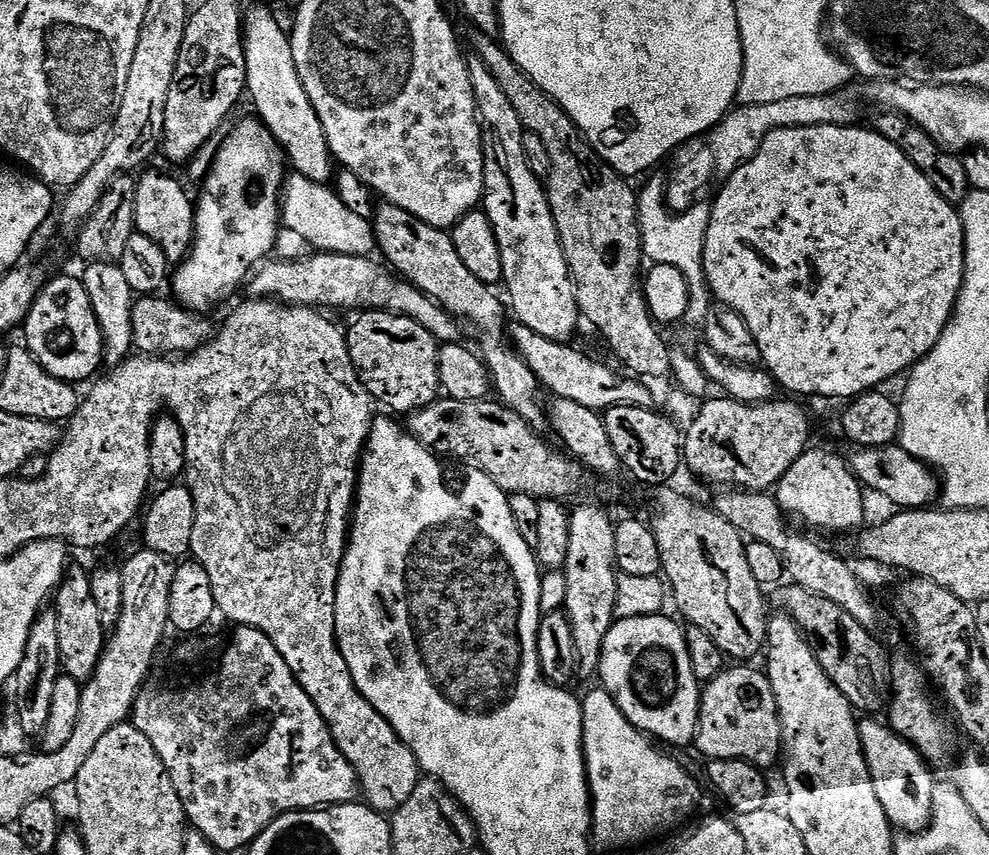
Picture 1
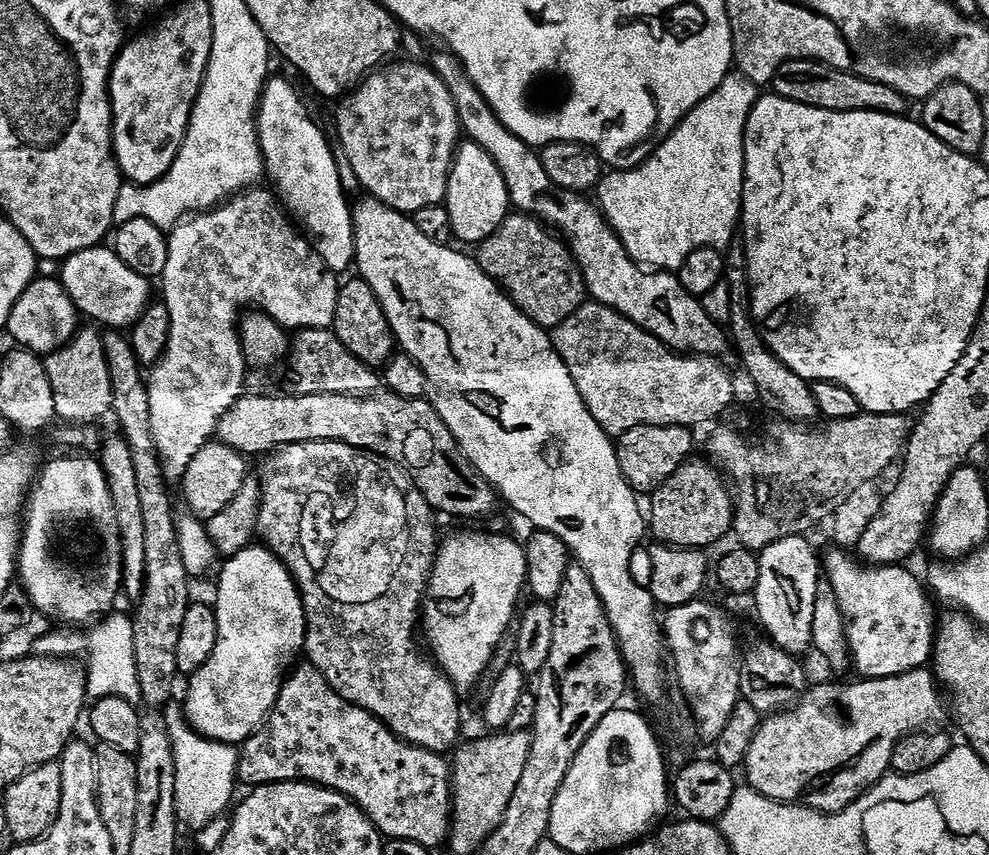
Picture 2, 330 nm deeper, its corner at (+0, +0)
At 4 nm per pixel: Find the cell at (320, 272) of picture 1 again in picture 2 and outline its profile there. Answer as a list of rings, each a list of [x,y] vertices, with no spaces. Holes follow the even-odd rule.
[[[97,246],[87,248],[78,254],[69,256],[59,265],[58,279],[66,294],[74,302],[81,317],[88,316],[93,325],[105,324],[108,330],[130,330],[142,318],[148,305],[153,303],[153,281],[149,277],[138,274],[118,258],[111,247]]]

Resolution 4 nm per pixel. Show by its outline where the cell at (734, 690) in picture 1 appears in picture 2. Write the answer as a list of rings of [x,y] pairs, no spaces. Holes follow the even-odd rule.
[[[927,667],[915,668],[912,672],[907,672],[901,676],[891,676],[890,678],[878,678],[870,680],[867,678],[857,679],[857,684],[820,684],[811,689],[801,699],[800,703],[795,705],[791,710],[785,710],[769,715],[763,721],[760,729],[757,731],[753,744],[749,748],[746,761],[748,768],[747,783],[756,792],[760,792],[766,798],[779,800],[781,804],[798,804],[801,803],[807,807],[814,808],[818,812],[843,812],[845,808],[855,804],[869,788],[873,788],[879,780],[889,775],[892,766],[892,755],[900,741],[909,734],[920,734],[925,731],[924,728],[940,712],[940,692],[941,685],[938,683],[935,675]]]

